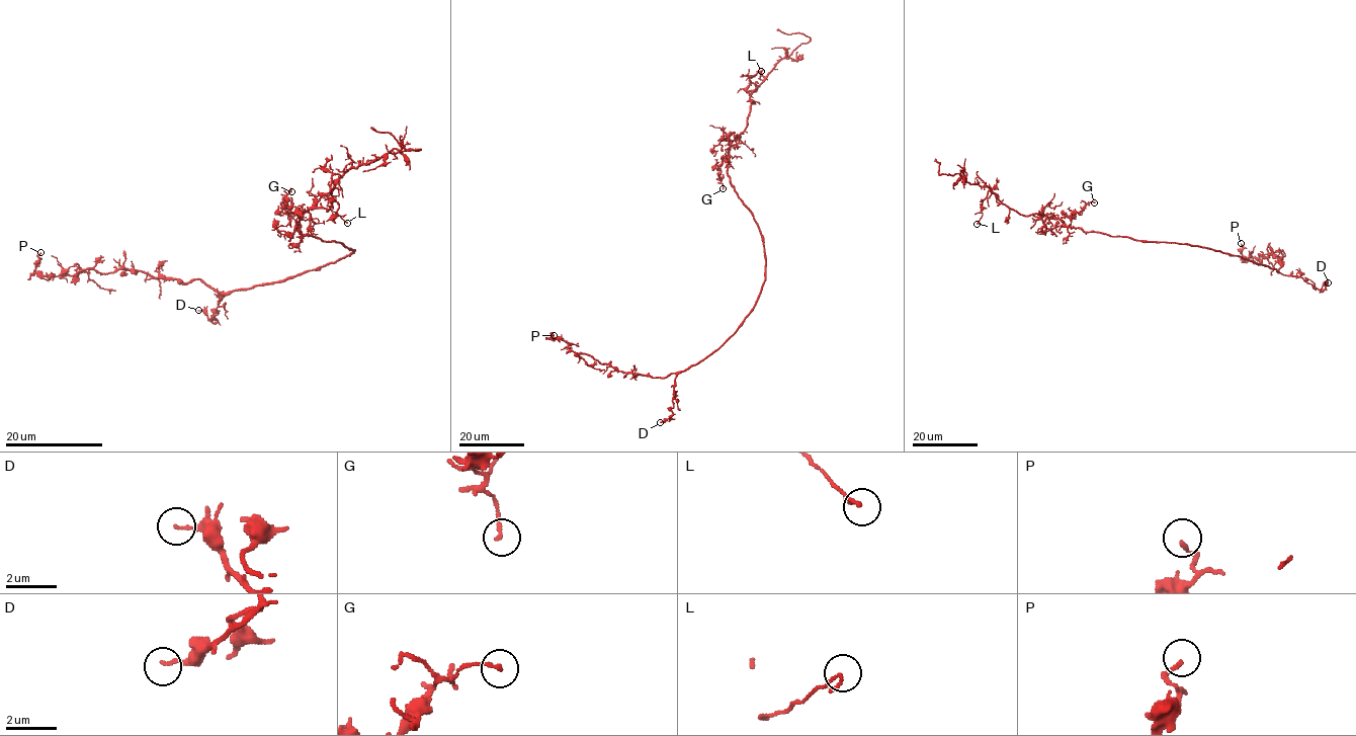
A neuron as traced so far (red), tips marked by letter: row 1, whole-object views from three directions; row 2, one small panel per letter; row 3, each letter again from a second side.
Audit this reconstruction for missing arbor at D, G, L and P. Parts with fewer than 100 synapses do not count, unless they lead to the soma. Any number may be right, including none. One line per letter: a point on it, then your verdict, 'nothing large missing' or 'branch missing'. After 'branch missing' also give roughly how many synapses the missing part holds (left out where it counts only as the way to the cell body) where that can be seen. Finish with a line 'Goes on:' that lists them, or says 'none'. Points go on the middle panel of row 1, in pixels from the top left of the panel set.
D: at (660, 422); nothing large missing
G: at (723, 188); nothing large missing
L: at (761, 71); nothing large missing
P: at (554, 335); nothing large missing
Goes on: none

